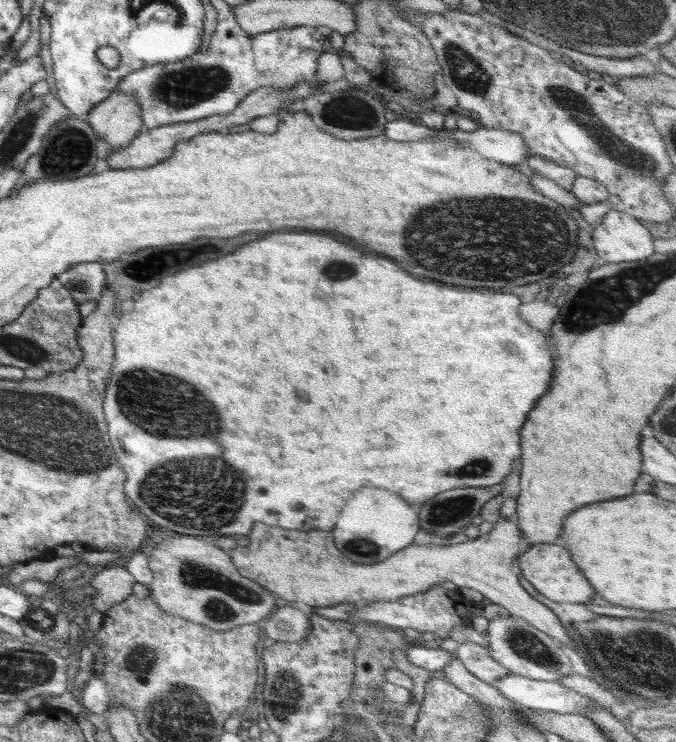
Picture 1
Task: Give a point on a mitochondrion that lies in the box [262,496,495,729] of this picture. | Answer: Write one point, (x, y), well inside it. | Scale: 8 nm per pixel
(287, 692)

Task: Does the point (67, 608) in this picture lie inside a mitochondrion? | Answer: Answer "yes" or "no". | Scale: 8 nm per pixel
no

